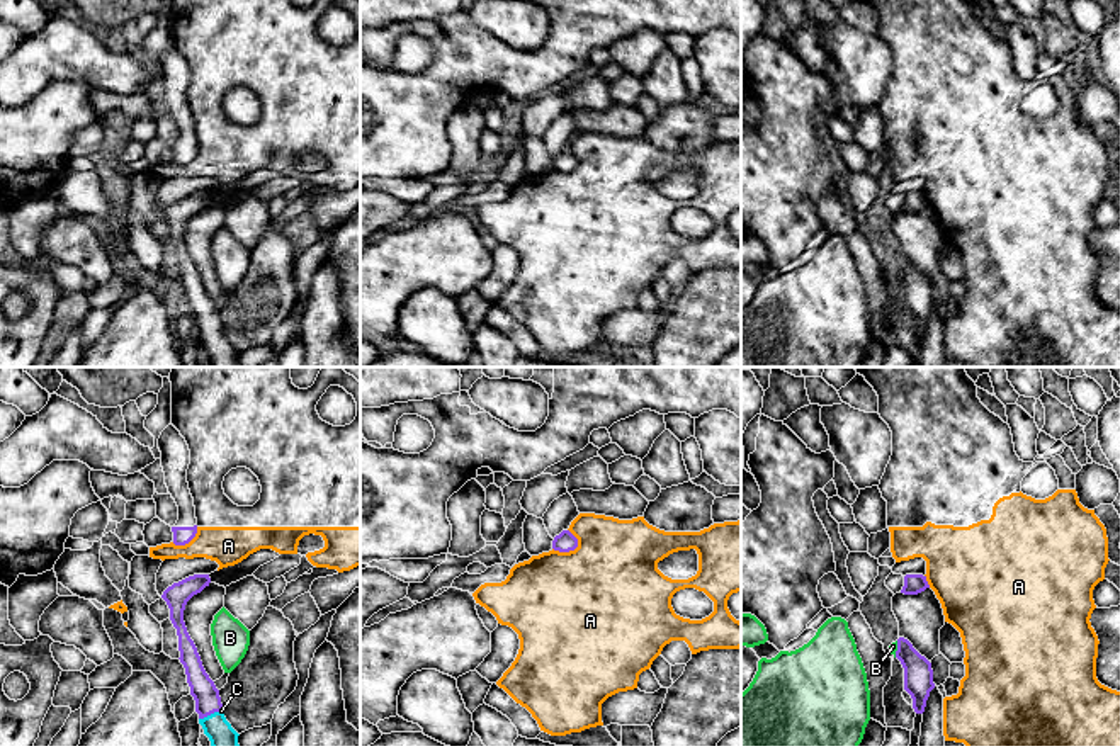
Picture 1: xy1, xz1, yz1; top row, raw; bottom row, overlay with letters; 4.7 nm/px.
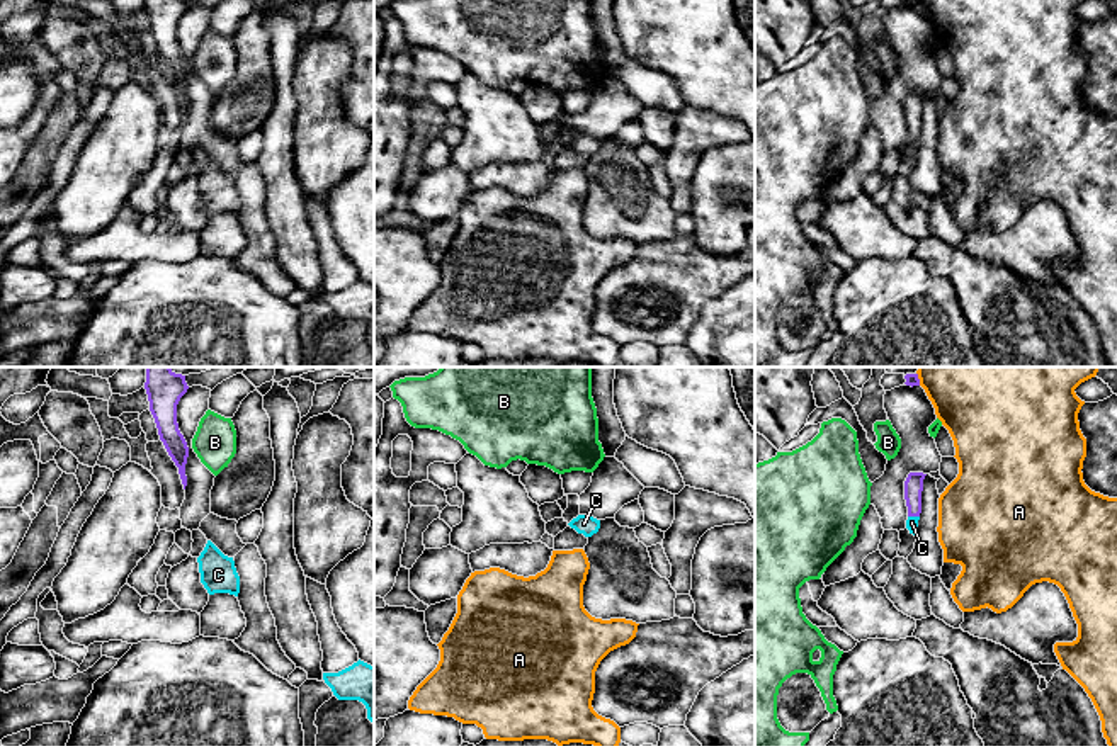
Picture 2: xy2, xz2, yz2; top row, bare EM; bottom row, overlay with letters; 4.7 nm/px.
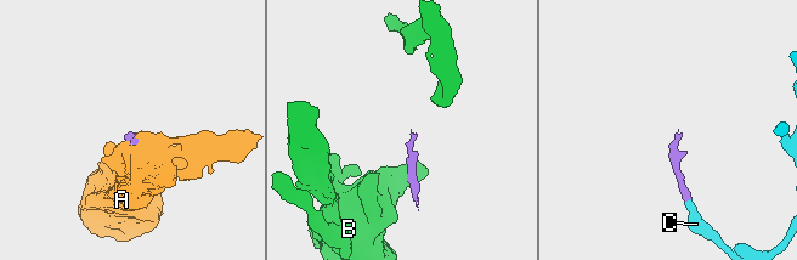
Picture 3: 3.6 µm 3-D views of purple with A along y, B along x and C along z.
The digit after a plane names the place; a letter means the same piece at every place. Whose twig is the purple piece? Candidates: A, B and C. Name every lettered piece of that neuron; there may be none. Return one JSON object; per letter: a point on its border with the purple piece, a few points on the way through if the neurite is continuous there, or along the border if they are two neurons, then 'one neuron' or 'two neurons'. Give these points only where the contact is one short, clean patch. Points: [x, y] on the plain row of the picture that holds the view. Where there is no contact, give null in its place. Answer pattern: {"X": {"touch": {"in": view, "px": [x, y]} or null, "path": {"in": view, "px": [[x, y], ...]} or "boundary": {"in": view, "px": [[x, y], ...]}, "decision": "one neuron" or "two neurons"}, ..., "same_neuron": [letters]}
{"A": {"touch": {"in": "xz1", "px": [568, 170]}, "boundary": {"in": "xz1", "px": [[578, 158], [573, 169], [553, 169]]}, "decision": "two neurons"}, "B": {"touch": {"in": "yz1", "px": [898, 269]}, "boundary": {"in": "yz1", "px": [[898, 260], [894, 276]]}, "decision": "two neurons"}, "C": {"touch": {"in": "xy1", "px": [209, 333]}, "path": {"in": "xy1", "px": [[203, 308], [209, 333], [223, 357]]}, "decision": "one neuron"}, "same_neuron": ["C"]}

